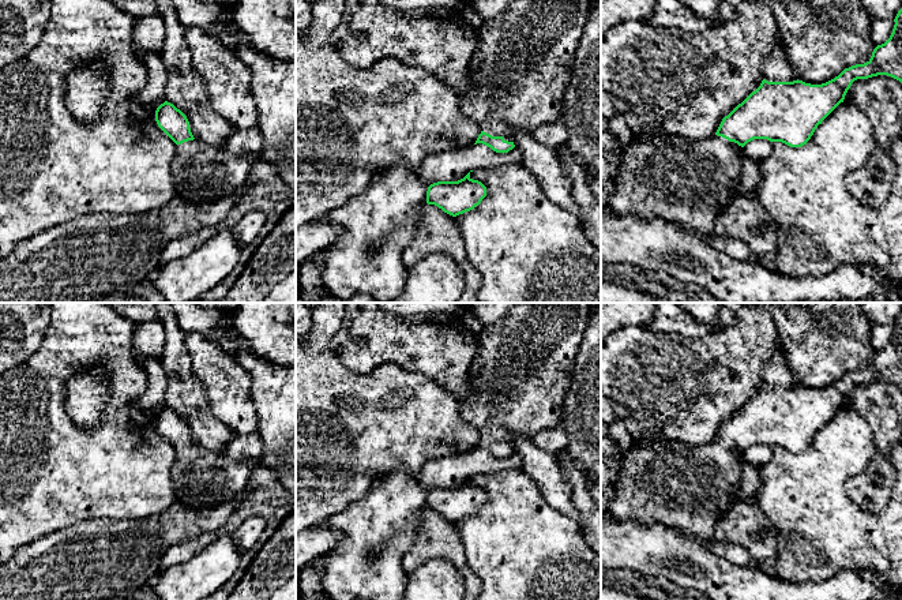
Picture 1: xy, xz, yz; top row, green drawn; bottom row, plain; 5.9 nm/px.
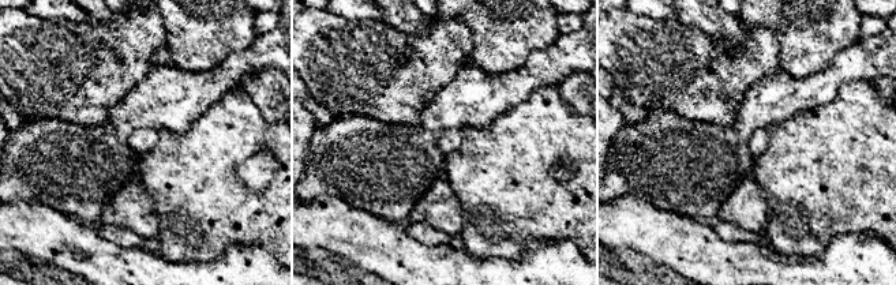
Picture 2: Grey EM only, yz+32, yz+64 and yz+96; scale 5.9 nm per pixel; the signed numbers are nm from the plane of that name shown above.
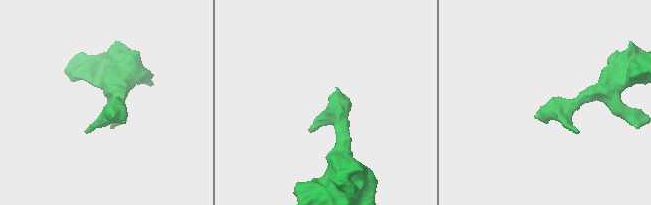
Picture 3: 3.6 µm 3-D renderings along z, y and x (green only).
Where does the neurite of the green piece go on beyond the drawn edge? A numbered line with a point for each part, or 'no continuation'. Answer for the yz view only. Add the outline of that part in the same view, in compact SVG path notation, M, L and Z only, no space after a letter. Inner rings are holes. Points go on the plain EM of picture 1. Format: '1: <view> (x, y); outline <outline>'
1: yz (688, 488); outline M657 440L647 446L632 446L619 460L615 496L608 505L608 517L659 524L709 544L715 537L719 518L733 506L740 484L738 461L732 447L711 440L692 446L680 440Z

